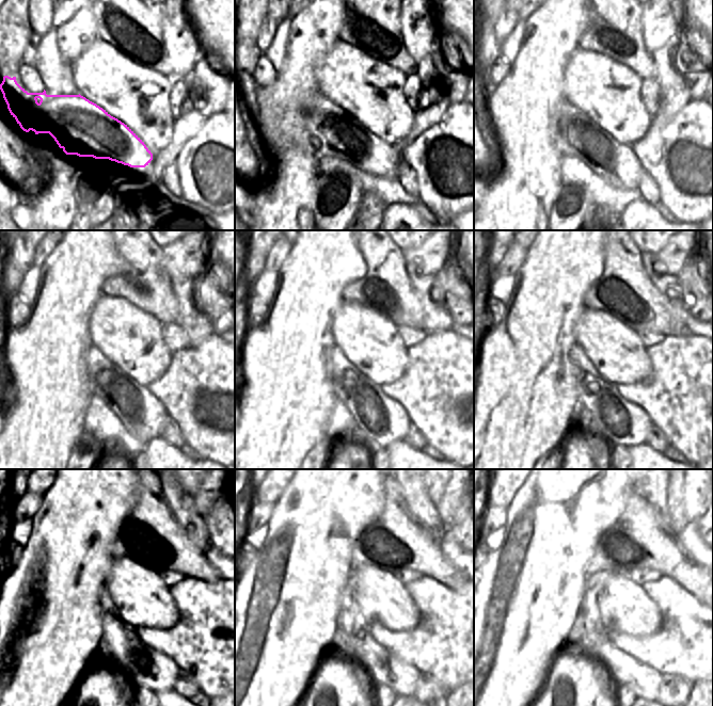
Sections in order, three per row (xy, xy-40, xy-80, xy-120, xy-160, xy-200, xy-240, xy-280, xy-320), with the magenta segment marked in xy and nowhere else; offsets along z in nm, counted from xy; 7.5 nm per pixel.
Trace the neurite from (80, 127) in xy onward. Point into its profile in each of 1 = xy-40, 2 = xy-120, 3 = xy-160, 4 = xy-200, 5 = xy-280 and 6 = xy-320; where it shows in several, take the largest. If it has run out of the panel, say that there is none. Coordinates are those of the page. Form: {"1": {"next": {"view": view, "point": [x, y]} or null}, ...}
{"1": {"next": {"view": "xy-40", "point": [334, 132]}}, "2": {"next": {"view": "xy-120", "point": [143, 416]}}, "3": {"next": {"view": "xy-160", "point": [382, 420]}}, "4": {"next": {"view": "xy-200", "point": [617, 422]}}, "5": {"next": {"view": "xy-280", "point": [352, 637]}}, "6": {"next": {"view": "xy-320", "point": [588, 635]}}}

